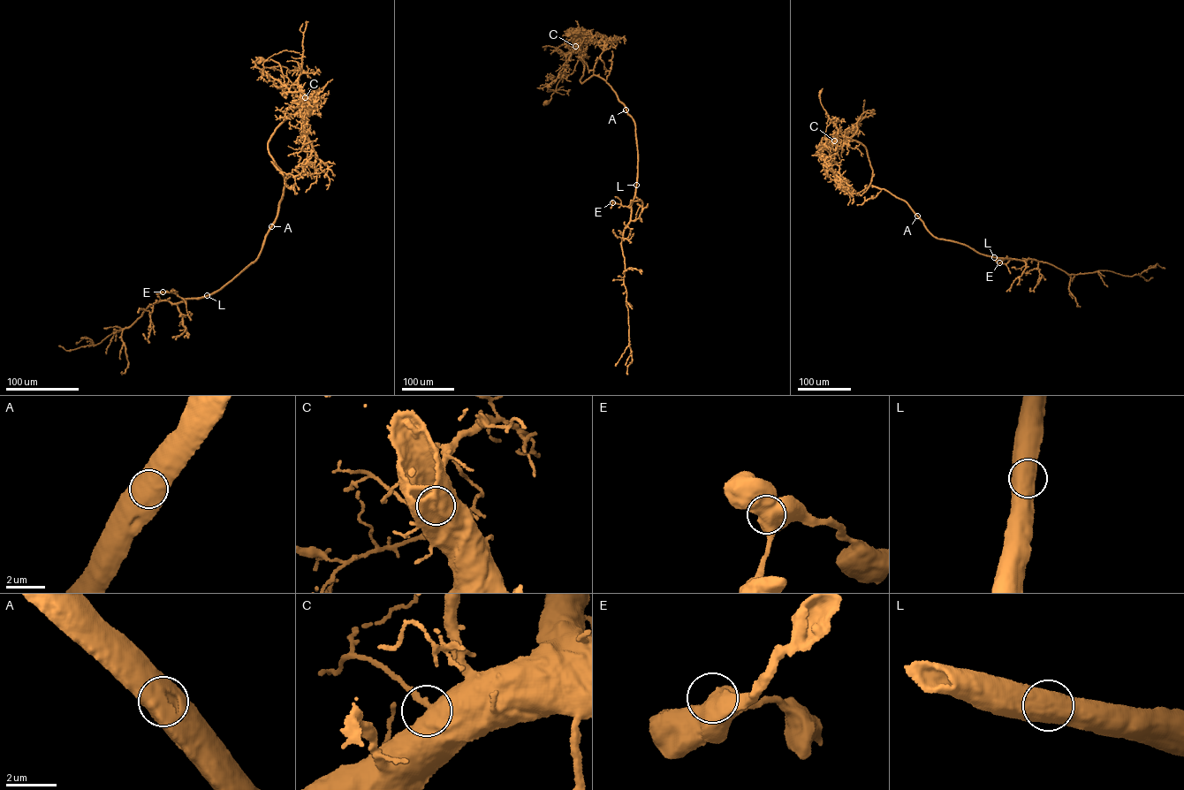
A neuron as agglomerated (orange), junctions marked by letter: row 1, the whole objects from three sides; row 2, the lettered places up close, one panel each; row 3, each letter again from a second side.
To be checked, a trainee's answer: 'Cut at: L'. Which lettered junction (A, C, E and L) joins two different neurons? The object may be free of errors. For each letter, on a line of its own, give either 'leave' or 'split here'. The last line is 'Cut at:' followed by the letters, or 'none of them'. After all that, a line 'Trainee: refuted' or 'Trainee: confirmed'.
A: leave
C: leave
E: leave
L: leave
Cut at: none of them
Trainee: refuted

